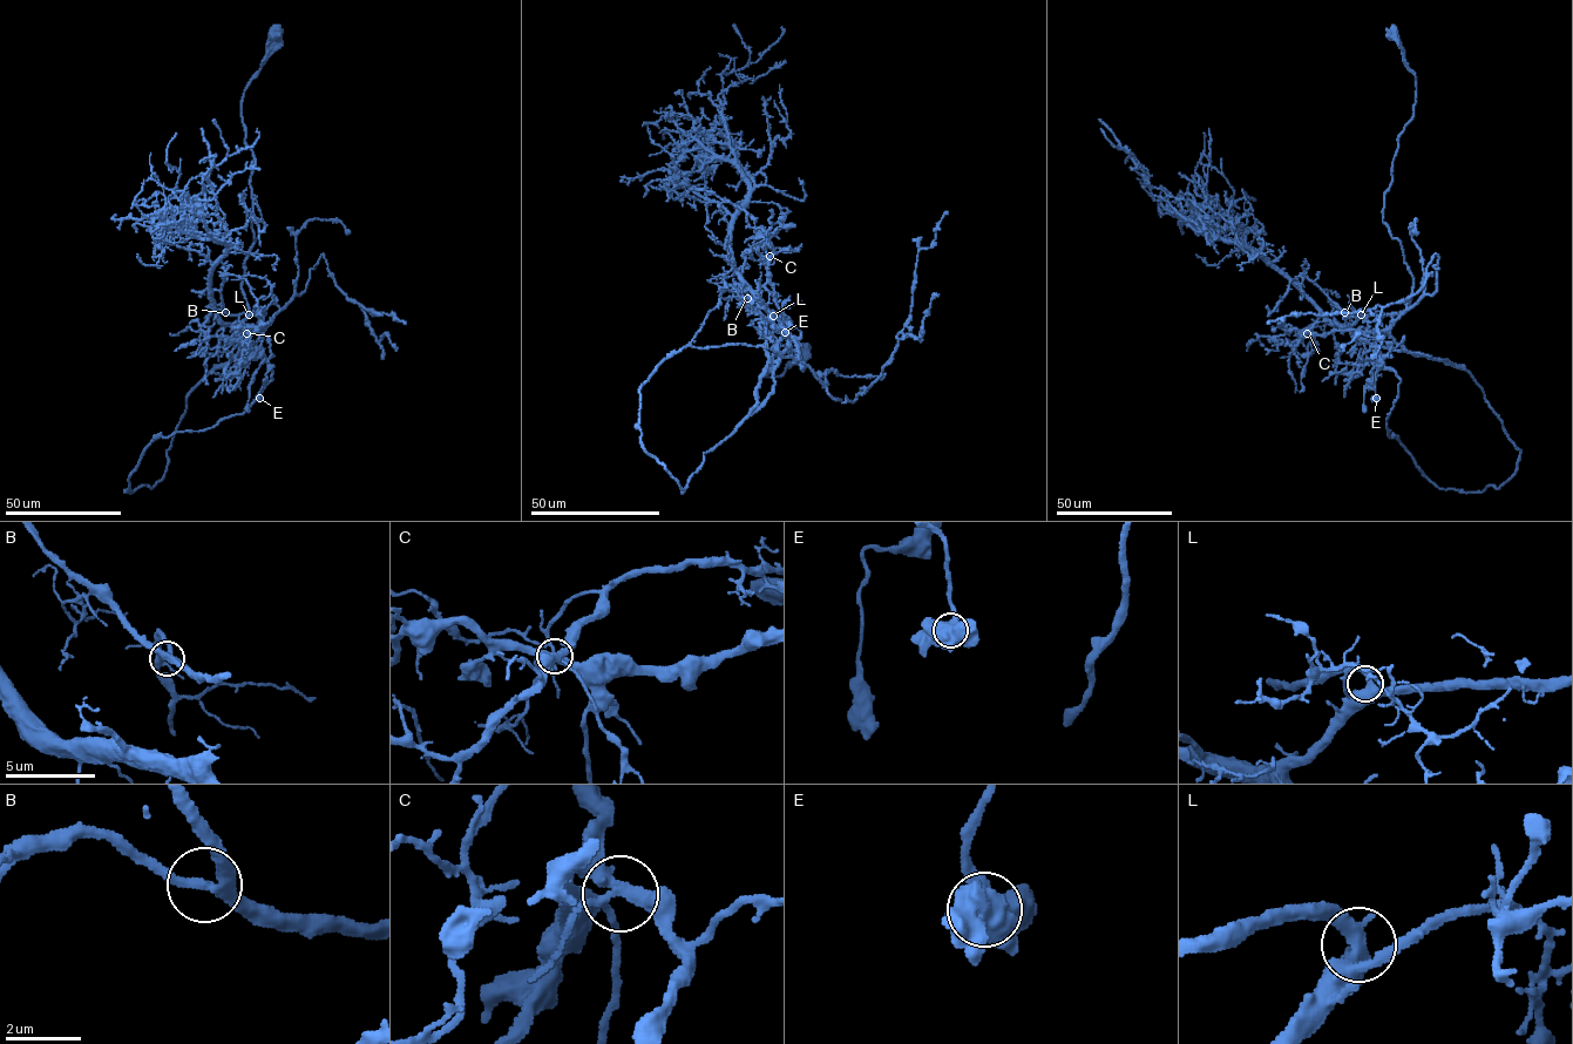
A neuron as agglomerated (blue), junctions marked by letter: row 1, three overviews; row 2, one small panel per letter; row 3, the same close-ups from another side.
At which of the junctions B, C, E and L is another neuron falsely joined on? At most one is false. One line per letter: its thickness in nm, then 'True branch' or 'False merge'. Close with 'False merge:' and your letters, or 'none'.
B: Thickness 320 nm. True branch
C: Thickness 320 nm. True branch
E: Thickness 700 nm. True branch
L: Thickness 400 nm. True branch
False merge: none

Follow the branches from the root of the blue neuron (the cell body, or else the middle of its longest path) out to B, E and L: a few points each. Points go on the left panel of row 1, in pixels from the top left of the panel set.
B: (277, 35), (242, 104), (255, 158), (255, 241), (242, 282), (249, 314), (225, 312)
E: (277, 35), (242, 104), (244, 351), (128, 492), (154, 439), (243, 414), (273, 366), (259, 398)
L: (277, 35), (279, 43), (250, 81), (242, 104), (244, 143), (255, 158), (255, 241), (242, 282), (249, 314)

